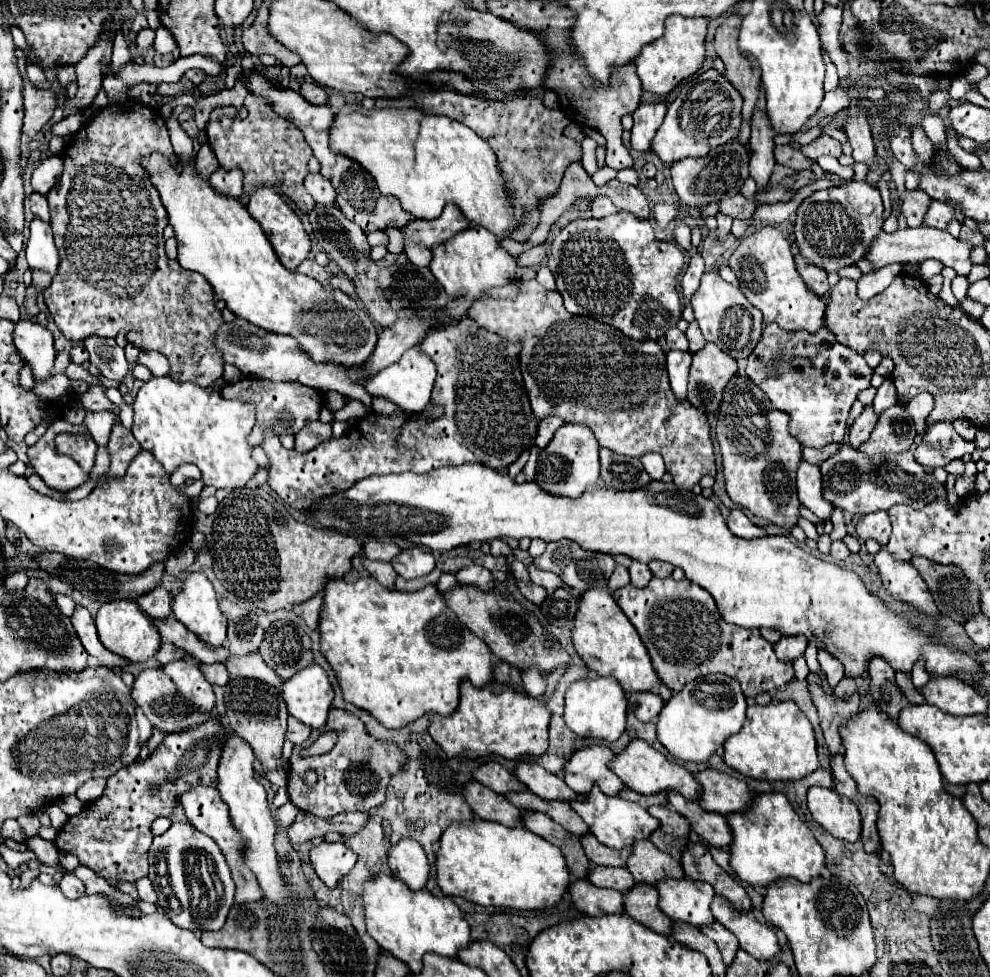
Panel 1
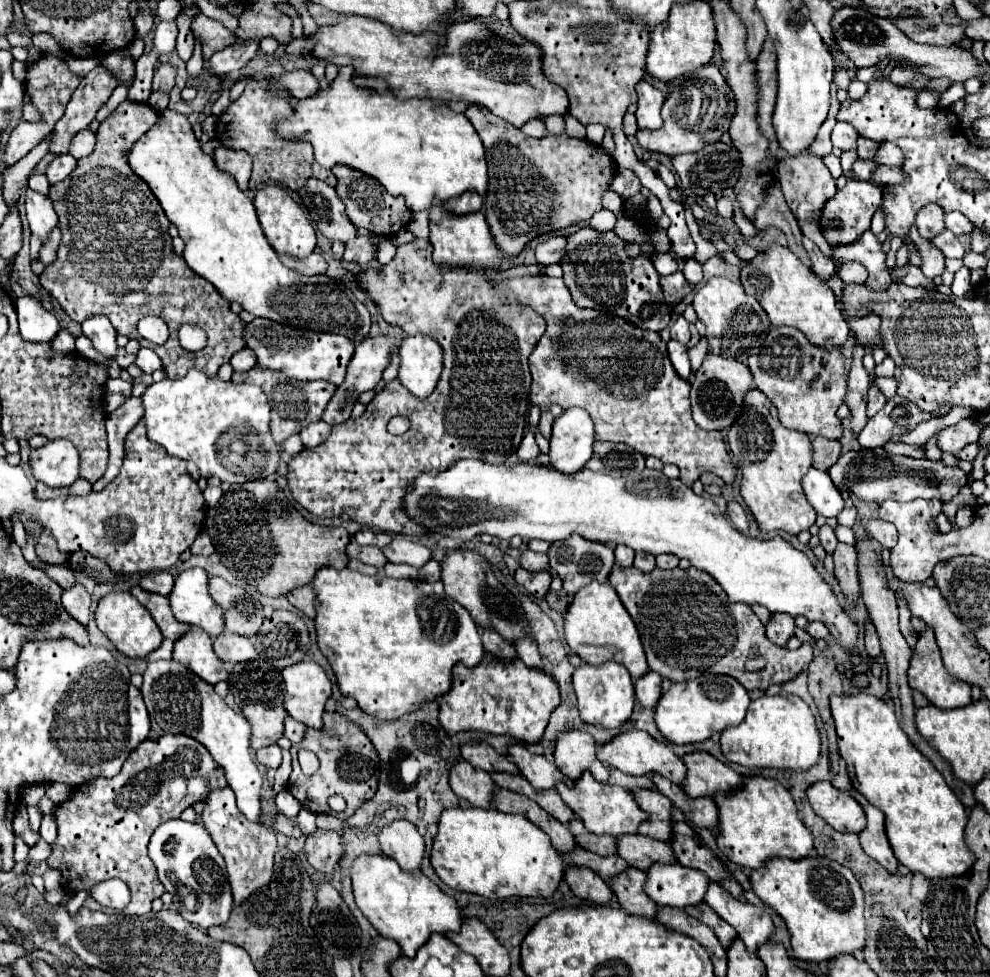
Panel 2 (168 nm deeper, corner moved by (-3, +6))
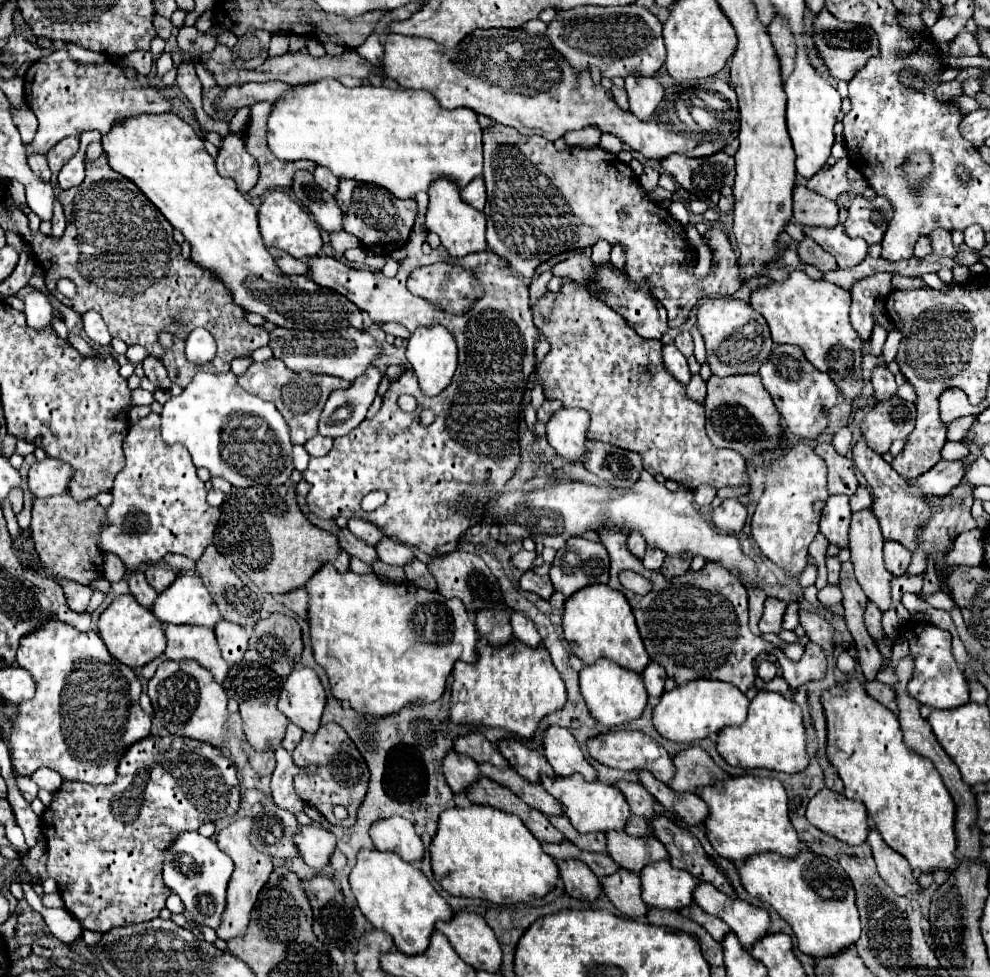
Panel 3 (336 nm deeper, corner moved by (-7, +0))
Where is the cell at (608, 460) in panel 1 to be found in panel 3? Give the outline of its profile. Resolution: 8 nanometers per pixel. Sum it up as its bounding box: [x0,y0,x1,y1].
[585,440,643,488]

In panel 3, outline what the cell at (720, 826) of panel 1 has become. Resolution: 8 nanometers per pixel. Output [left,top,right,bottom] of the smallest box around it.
[639,770,709,826]

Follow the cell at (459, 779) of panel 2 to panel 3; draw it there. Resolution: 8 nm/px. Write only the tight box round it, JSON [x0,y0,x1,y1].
[443,750,479,792]

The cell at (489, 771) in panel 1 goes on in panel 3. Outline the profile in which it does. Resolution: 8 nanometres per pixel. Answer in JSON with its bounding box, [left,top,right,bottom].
[453,732,509,768]

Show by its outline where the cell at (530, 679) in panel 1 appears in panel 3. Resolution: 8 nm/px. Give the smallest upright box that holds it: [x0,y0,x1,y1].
[511,612,541,648]

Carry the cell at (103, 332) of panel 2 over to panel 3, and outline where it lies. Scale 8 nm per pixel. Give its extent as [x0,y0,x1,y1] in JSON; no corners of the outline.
[83,310,111,346]

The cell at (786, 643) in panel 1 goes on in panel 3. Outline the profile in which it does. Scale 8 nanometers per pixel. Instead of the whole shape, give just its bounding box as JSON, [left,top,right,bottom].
[759,598,787,634]

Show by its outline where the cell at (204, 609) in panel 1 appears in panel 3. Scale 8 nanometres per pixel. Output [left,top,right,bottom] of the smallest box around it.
[151,574,221,628]

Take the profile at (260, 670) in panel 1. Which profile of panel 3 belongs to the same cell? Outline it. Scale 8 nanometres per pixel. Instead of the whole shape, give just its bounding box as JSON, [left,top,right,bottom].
[215,620,249,664]

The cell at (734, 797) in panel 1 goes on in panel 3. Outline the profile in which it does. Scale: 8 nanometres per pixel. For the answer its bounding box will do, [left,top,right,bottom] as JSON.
[669,746,725,792]

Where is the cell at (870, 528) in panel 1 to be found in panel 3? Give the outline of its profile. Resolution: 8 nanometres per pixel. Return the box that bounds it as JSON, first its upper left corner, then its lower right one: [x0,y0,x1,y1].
[885,542,911,576]

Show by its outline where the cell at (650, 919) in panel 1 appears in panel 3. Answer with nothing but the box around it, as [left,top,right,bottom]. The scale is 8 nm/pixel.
[601,868,647,920]

